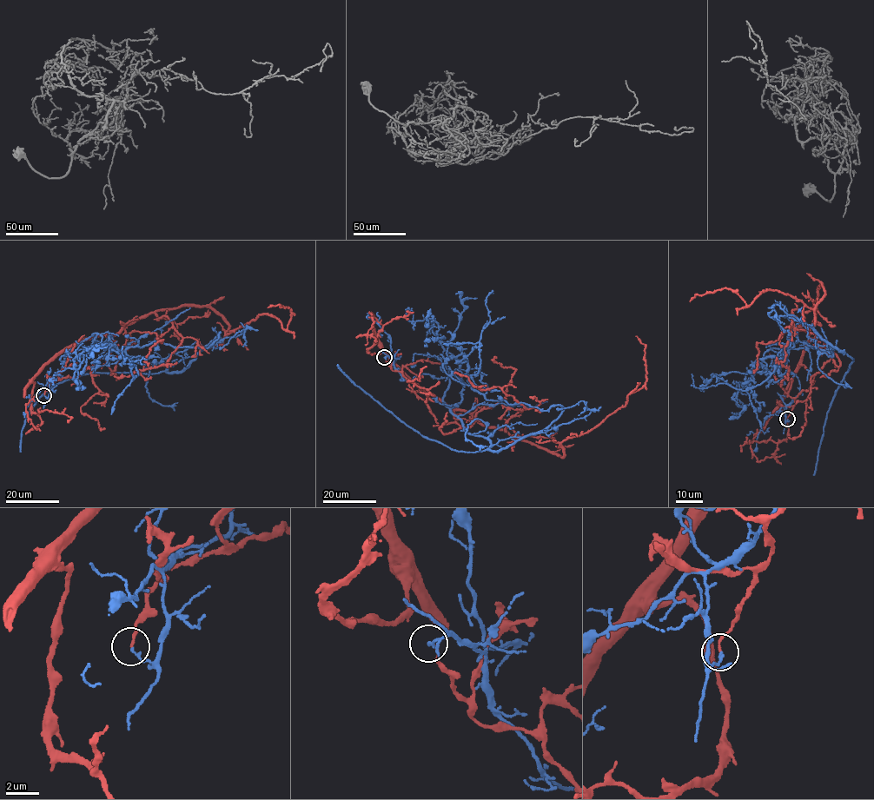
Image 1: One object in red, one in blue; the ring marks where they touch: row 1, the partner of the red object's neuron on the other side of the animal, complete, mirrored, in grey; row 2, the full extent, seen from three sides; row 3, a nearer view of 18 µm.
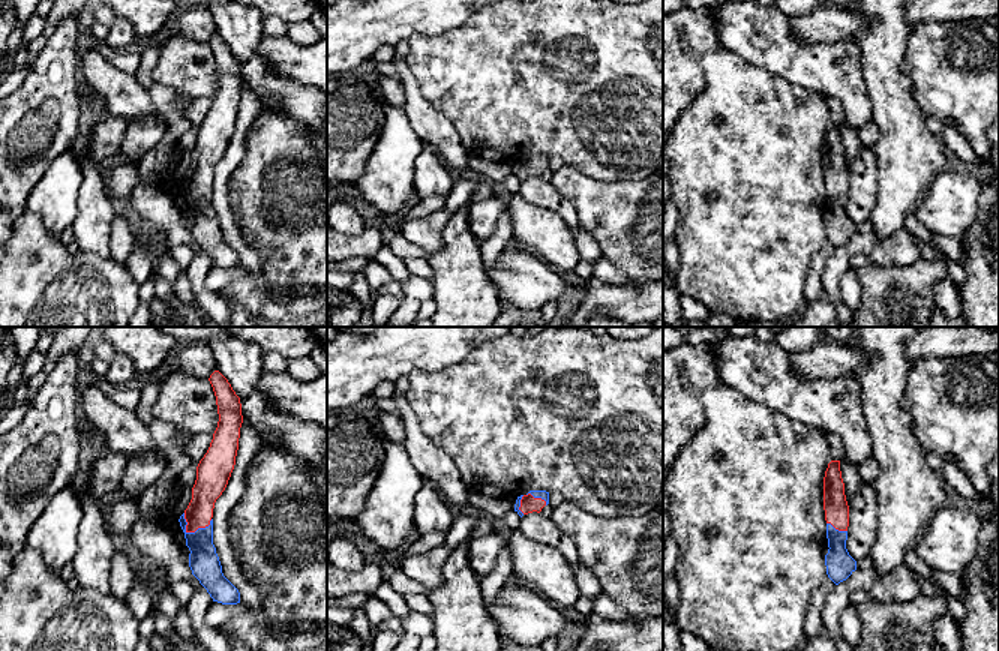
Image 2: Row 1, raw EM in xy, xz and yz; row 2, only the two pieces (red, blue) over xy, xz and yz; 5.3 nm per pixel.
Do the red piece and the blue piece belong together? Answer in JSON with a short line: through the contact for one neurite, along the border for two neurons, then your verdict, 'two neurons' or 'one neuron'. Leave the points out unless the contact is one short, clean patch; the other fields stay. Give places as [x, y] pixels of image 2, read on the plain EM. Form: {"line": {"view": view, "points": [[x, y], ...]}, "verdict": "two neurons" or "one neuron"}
{"verdict": "two neurons"}

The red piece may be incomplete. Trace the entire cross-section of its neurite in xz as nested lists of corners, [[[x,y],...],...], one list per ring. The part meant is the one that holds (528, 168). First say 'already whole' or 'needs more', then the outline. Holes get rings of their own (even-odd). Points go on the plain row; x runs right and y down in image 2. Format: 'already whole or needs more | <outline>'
already whole | [[[528,158],[528,159],[522,160],[519,174],[524,178],[528,178],[528,177],[532,177],[532,176],[540,177],[544,170],[546,170],[544,164],[534,162],[531,158]]]

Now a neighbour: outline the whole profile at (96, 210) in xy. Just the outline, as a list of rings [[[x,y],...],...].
[[[93,128],[90,134],[81,140],[81,146],[82,146],[81,153],[84,159],[80,162],[80,168],[82,174],[82,183],[78,196],[78,212],[70,228],[81,254],[96,254],[110,258],[111,256],[111,249],[110,249],[111,225],[120,207],[111,198],[110,190],[105,184],[105,178],[98,170],[96,162],[90,159],[88,141],[92,132]]]

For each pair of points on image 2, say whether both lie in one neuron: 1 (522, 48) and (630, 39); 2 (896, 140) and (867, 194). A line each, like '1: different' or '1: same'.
1: same
2: different

